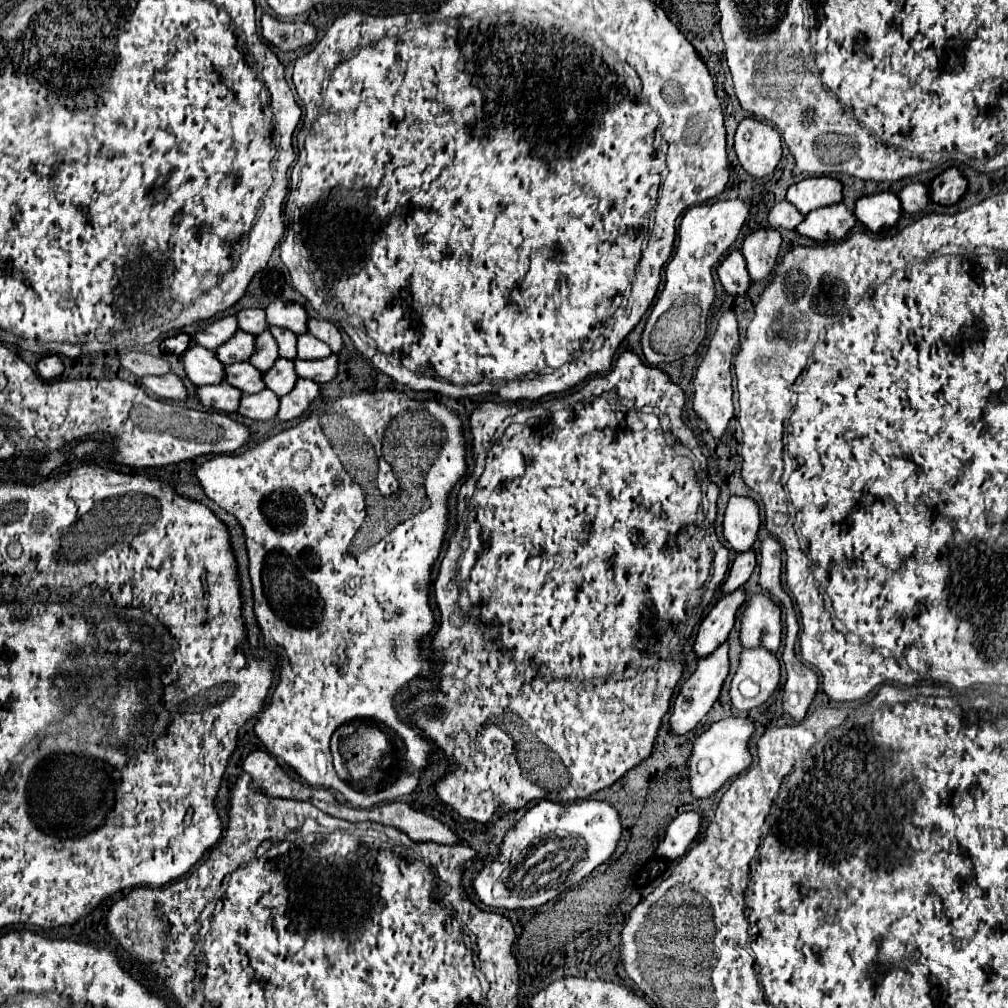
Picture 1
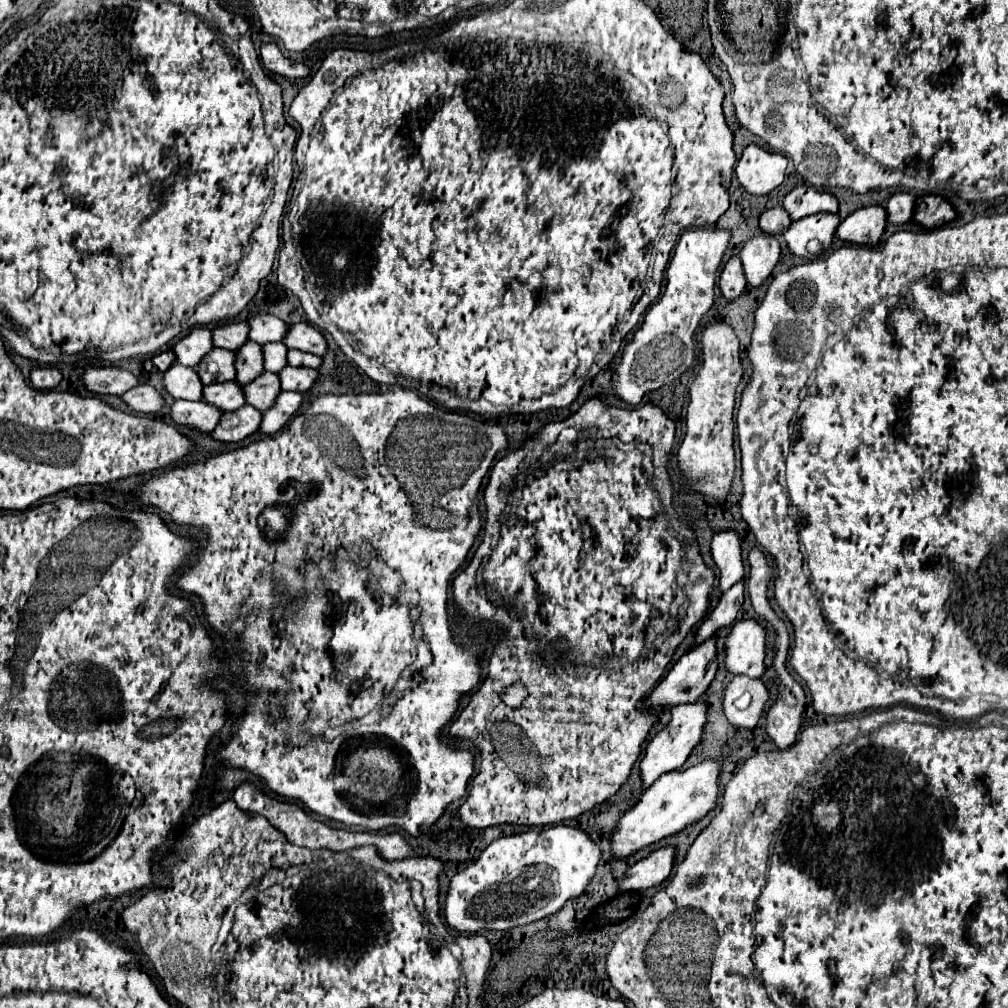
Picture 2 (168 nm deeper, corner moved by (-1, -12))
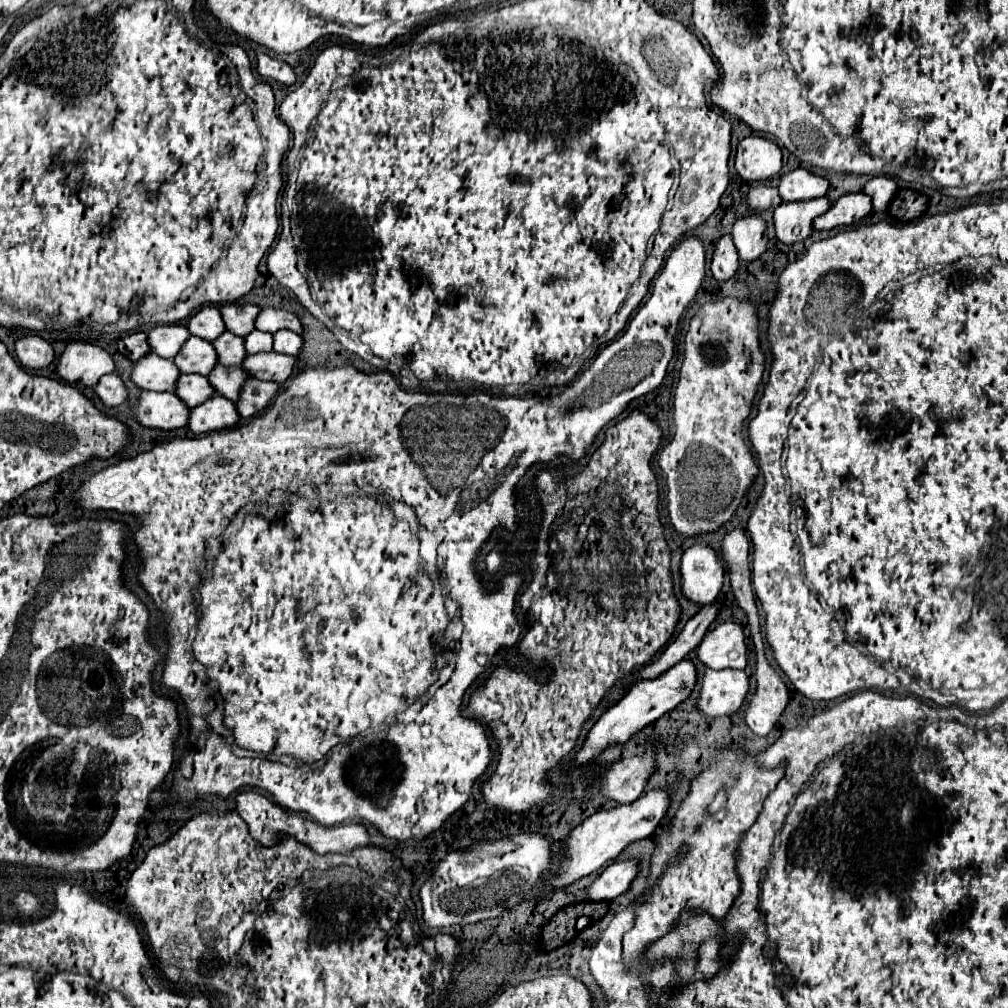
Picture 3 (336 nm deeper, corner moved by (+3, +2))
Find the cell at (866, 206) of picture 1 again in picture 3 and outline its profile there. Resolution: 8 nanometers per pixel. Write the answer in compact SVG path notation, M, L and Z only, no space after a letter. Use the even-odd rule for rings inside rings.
M844 194L832 204L832 210L820 214L814 222L814 230L832 230L838 226L850 226L858 224L872 212L872 202L866 194Z

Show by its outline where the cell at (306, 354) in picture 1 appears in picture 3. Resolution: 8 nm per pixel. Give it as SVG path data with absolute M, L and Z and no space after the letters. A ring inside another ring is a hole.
M290 330L274 334L274 352L296 356L300 352L300 348L302 348L302 338L298 334L294 334Z

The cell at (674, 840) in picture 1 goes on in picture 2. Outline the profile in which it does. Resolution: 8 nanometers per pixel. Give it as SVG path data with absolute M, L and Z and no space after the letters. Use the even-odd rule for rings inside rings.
M674 846L654 850L650 856L642 858L628 870L626 878L620 882L620 888L630 892L630 890L644 890L662 884L672 872L674 856L676 856Z

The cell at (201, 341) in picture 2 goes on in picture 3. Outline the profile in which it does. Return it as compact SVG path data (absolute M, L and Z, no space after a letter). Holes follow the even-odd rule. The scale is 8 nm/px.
M182 324L154 326L146 332L146 336L148 336L150 352L168 360L172 360L176 356L176 350L180 350L180 346L190 338L186 326Z

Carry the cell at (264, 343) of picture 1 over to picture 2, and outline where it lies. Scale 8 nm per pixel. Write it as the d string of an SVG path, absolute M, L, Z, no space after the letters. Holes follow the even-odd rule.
M248 340L248 344L238 350L236 372L236 380L240 384L250 384L252 380L256 380L256 376L260 376L260 372L264 372L264 354L260 344Z

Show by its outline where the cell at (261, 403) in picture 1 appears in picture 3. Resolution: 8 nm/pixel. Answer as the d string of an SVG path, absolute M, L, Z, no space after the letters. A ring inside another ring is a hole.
M214 394L200 406L190 408L188 414L188 428L194 434L206 434L212 430L224 430L238 422L234 402L228 402L226 398L220 398L220 394Z

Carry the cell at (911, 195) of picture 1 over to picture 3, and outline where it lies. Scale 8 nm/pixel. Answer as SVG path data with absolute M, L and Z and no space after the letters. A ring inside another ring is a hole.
M876 176L876 178L868 180L860 192L868 194L872 198L874 210L886 210L888 202L892 200L892 194L896 192L896 184L886 176Z

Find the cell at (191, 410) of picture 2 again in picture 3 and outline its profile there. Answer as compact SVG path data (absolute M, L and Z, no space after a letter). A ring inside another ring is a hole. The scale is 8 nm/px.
M140 392L134 416L144 428L172 430L184 426L188 420L188 406L172 392Z

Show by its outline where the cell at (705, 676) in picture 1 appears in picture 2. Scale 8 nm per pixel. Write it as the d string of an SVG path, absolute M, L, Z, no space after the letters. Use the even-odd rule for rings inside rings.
M706 692L692 704L678 704L678 706L672 708L670 724L650 740L650 744L646 748L646 756L644 756L642 764L640 764L642 782L644 782L646 788L652 786L652 782L658 780L662 774L678 770L686 762L686 758L690 756L694 746L702 738L702 730L706 726L706 712L708 712L708 694Z

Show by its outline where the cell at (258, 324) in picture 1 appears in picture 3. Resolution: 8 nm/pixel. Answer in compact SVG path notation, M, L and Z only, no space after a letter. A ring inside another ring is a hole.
M212 306L202 308L198 314L194 314L188 322L190 336L198 336L202 340L218 338L220 332L224 332L224 322L220 322L220 312Z

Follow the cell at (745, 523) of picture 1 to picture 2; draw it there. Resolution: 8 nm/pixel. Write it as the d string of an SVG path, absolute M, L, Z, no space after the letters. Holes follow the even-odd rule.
M720 530L714 534L712 558L720 570L720 590L726 592L734 582L744 578L742 562L742 536L738 530Z

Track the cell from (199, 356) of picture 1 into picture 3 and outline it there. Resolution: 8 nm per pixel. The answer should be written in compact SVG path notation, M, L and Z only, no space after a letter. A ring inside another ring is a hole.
M146 354L140 358L130 372L130 380L142 390L154 392L170 392L176 384L180 372L172 366L172 360L156 358L156 354Z

